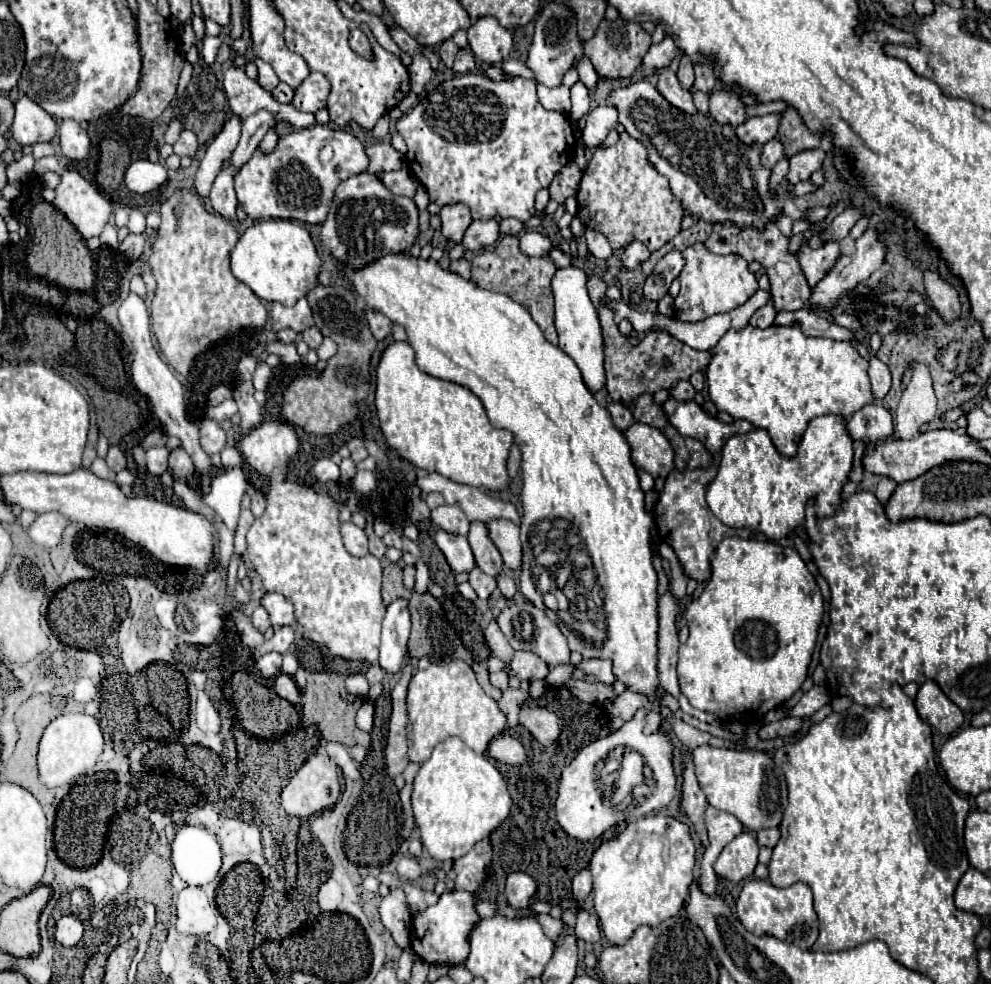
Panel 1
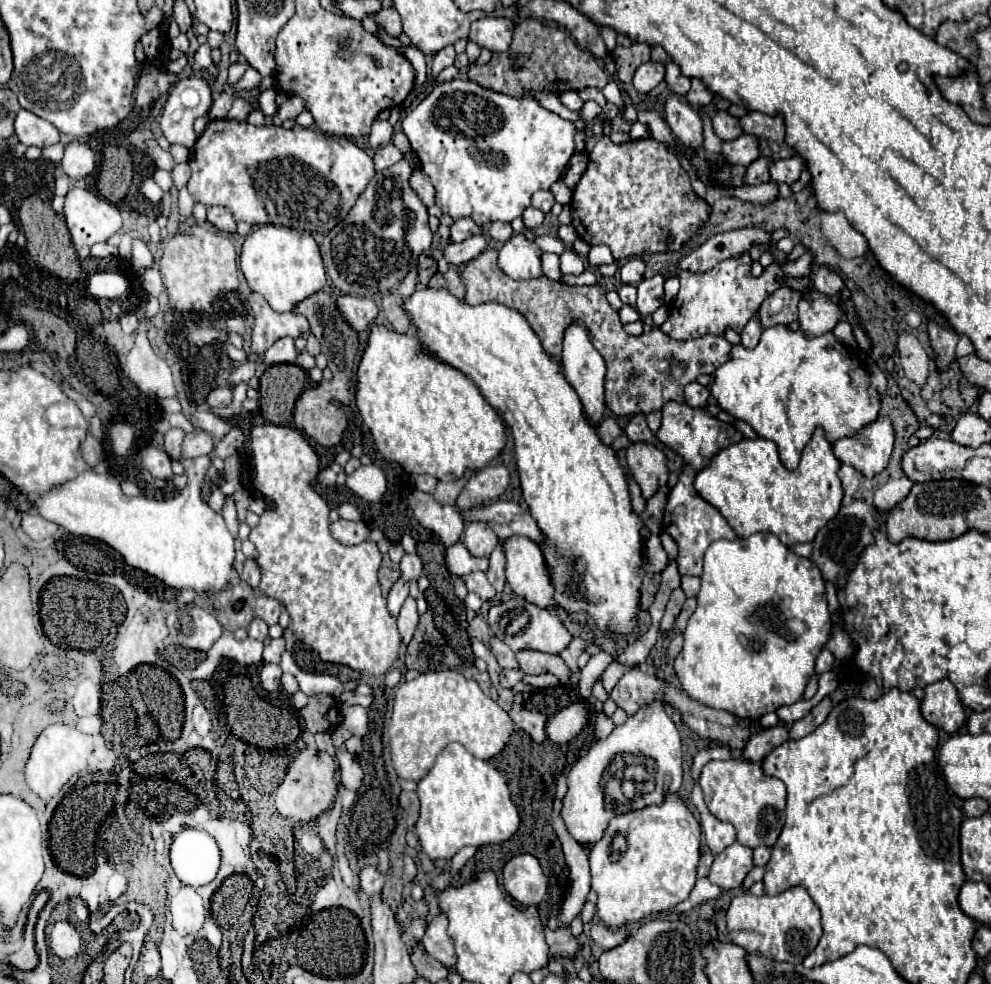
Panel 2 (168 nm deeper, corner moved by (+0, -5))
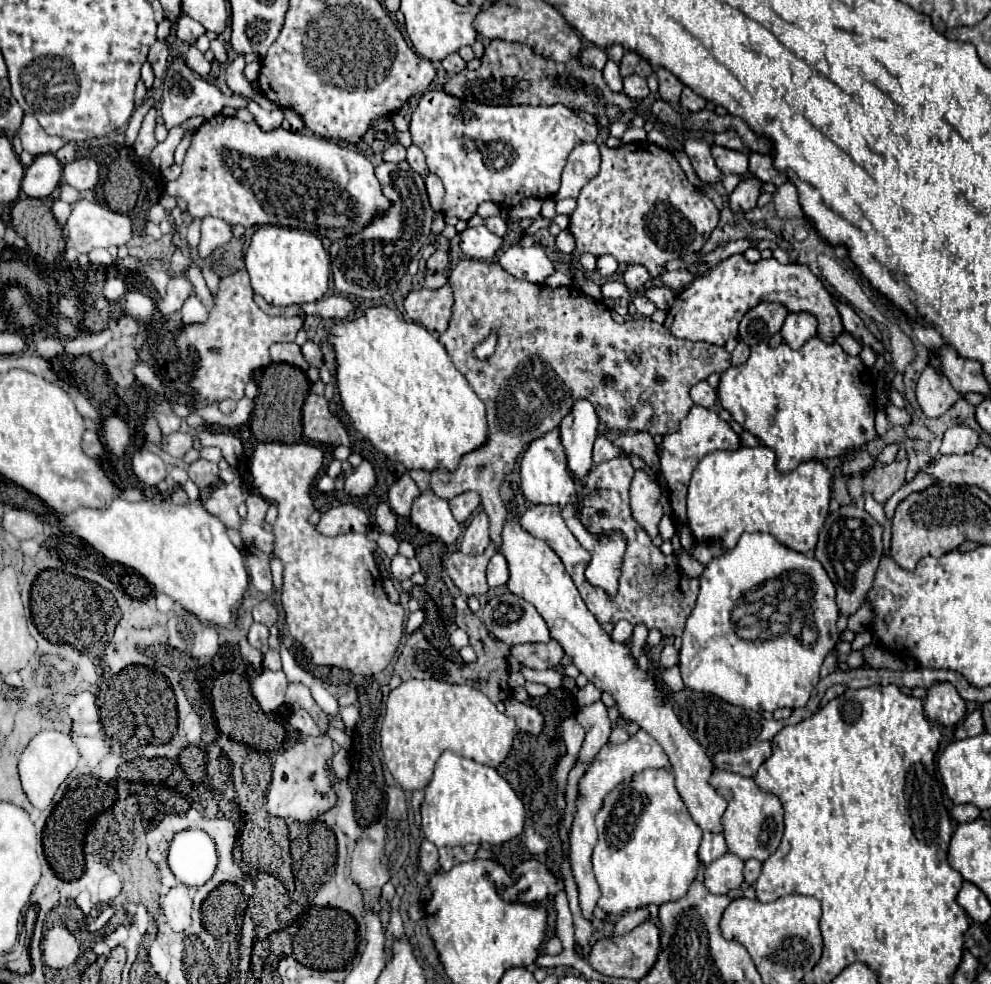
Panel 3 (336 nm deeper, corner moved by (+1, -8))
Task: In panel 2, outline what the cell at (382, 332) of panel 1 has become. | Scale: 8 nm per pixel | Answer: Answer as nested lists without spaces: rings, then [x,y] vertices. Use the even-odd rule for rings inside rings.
[[[338,295],[336,303],[344,315],[344,319],[356,329],[356,331],[364,331],[366,327],[370,327],[378,315],[378,307],[372,299],[366,297],[356,297],[356,295]]]

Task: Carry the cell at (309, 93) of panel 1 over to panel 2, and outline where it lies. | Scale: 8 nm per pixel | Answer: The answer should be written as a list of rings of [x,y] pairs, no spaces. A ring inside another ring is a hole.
[[[292,95],[280,109],[278,109],[278,113],[272,117],[272,121],[274,121],[274,125],[280,125],[282,121],[286,121],[286,119],[296,119],[300,113],[304,113],[308,107],[304,105],[304,99],[300,97],[300,95]]]

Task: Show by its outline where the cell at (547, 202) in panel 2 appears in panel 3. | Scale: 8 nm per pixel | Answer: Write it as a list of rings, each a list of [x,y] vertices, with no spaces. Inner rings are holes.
[[[527,198],[527,200],[521,200],[515,208],[511,208],[511,212],[507,212],[507,222],[519,222],[523,218],[531,218],[535,220],[541,212],[541,202],[539,198]]]

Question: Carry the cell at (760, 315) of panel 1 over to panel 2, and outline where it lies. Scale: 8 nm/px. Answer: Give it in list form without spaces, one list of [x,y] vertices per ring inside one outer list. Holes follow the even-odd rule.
[[[752,317],[752,321],[748,321],[748,325],[744,327],[744,331],[740,333],[740,337],[742,337],[742,345],[748,347],[748,349],[756,347],[762,331],[764,331],[764,327],[760,325],[760,321],[756,321],[756,317]]]

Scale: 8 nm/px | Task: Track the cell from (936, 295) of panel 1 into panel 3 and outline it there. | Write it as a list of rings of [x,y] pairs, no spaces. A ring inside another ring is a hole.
[[[931,360],[917,382],[917,402],[923,414],[929,418],[937,418],[945,414],[959,398],[961,394],[953,390],[949,380],[939,376],[937,360]]]

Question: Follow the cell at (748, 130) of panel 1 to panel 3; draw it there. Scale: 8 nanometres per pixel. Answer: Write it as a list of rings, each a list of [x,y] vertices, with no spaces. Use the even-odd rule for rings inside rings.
[[[711,146],[711,154],[713,160],[717,164],[717,168],[723,174],[737,174],[737,176],[745,176],[747,174],[747,154],[743,152],[735,152],[723,146]]]

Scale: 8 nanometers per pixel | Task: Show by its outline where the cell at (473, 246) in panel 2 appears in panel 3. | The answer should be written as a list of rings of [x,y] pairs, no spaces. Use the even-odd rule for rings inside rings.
[[[435,250],[429,258],[427,258],[427,268],[433,272],[443,272],[449,268],[449,254],[443,250]]]

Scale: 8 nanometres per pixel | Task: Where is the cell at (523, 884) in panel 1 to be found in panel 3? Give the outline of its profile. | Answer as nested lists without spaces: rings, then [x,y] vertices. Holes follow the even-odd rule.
[[[527,860],[513,872],[513,884],[505,888],[505,900],[533,904],[545,900],[549,894],[563,890],[563,882],[555,878],[545,864],[537,860]]]

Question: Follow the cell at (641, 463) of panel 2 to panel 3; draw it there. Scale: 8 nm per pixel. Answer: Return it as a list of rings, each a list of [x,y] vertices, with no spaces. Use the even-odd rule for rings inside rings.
[[[637,470],[631,482],[631,512],[651,538],[659,534],[659,520],[663,518],[659,494],[659,486],[643,470]]]

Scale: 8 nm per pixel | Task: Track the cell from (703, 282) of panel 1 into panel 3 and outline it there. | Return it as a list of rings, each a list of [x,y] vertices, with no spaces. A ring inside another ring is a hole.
[[[743,254],[729,256],[715,270],[703,274],[701,278],[693,280],[691,286],[681,290],[673,302],[673,310],[667,314],[665,326],[675,338],[725,346],[729,338],[737,338],[737,326],[743,314],[755,308],[759,302],[779,302],[791,314],[813,314],[819,324],[817,336],[827,344],[833,344],[835,338],[845,332],[831,292],[807,266],[797,262],[779,264],[775,258],[747,262]]]

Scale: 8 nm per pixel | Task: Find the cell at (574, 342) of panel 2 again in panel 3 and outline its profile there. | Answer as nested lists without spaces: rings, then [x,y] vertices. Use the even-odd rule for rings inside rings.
[[[577,400],[559,426],[567,468],[575,480],[583,480],[593,466],[591,450],[597,438],[597,426],[599,418],[589,400]]]

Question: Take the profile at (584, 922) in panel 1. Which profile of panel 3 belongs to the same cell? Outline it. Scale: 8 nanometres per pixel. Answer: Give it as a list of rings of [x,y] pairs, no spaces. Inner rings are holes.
[[[637,908],[637,910],[625,912],[625,914],[623,914],[623,918],[615,924],[613,934],[615,934],[615,936],[627,934],[629,930],[633,930],[635,926],[639,926],[639,924],[641,924],[641,922],[645,922],[647,918],[649,918],[649,910],[647,910],[647,908]]]

